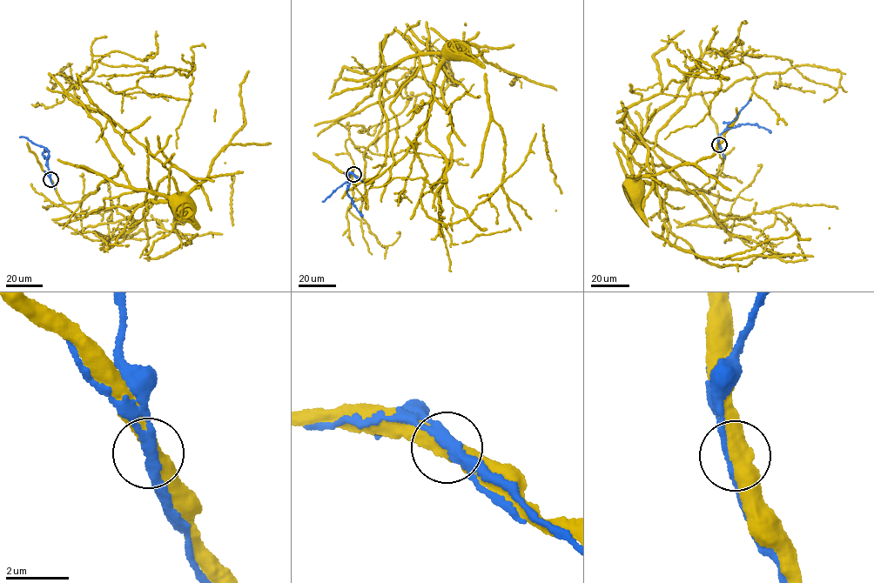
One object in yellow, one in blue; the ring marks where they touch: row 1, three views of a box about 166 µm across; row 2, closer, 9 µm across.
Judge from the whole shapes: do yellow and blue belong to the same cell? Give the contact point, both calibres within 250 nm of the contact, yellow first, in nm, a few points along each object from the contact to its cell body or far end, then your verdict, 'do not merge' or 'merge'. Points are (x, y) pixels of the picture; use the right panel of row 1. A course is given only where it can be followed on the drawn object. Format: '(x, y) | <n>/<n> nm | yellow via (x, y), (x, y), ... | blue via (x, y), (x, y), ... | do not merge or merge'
(719, 144) | 480/240 nm | yellow via (719, 144), (723, 164), (707, 192), (695, 189), (688, 193), (657, 183), (623, 184) | blue via (719, 144), (720, 136), (750, 100) | merge

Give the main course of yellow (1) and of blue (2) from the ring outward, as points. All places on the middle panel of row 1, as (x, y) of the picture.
1: (353, 175), (369, 181), (403, 157), (426, 121), (442, 50), (447, 42)
2: (353, 175), (349, 172), (348, 182), (322, 201)

